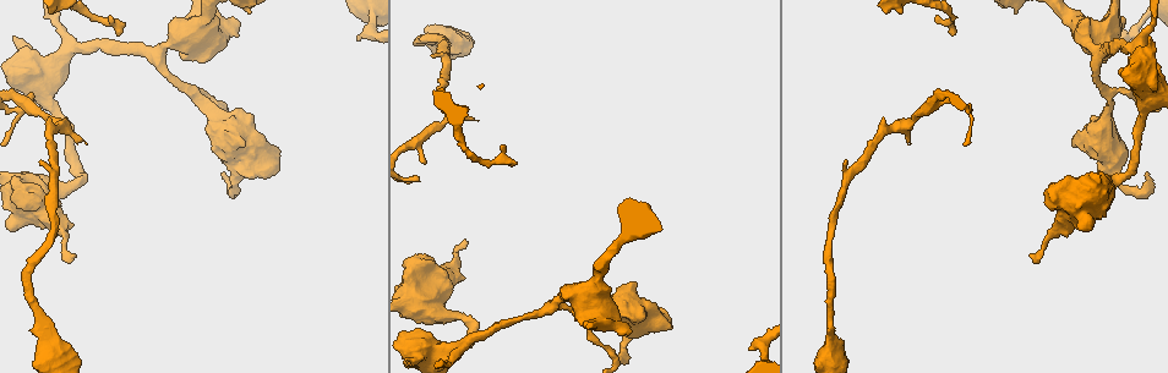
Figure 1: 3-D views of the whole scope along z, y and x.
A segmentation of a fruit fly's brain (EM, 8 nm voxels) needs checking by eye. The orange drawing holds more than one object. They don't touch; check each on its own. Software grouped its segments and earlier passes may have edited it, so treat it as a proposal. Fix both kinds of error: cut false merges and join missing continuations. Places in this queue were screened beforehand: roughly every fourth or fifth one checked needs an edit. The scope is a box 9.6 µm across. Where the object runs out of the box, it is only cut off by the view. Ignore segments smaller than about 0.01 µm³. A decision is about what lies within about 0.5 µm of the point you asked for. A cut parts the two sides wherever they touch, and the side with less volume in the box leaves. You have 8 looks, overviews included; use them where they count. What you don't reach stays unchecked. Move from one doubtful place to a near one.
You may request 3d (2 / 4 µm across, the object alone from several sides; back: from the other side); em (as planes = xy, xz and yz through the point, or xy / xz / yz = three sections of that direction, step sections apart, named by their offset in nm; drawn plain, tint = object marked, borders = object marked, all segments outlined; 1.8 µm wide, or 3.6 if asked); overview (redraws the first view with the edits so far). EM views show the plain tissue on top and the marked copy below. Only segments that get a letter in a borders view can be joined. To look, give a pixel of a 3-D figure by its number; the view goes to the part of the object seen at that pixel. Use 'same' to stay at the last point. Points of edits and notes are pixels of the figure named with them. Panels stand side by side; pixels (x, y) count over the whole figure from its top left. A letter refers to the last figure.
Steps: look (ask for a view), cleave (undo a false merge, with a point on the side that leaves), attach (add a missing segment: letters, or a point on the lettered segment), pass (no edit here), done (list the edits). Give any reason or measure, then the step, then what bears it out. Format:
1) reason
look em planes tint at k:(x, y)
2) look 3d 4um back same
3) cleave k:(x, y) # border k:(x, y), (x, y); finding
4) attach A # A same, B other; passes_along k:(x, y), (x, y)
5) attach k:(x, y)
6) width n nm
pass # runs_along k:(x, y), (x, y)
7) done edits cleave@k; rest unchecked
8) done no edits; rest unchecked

thin end
look em xy step 16 tint at 1:(110, 19)

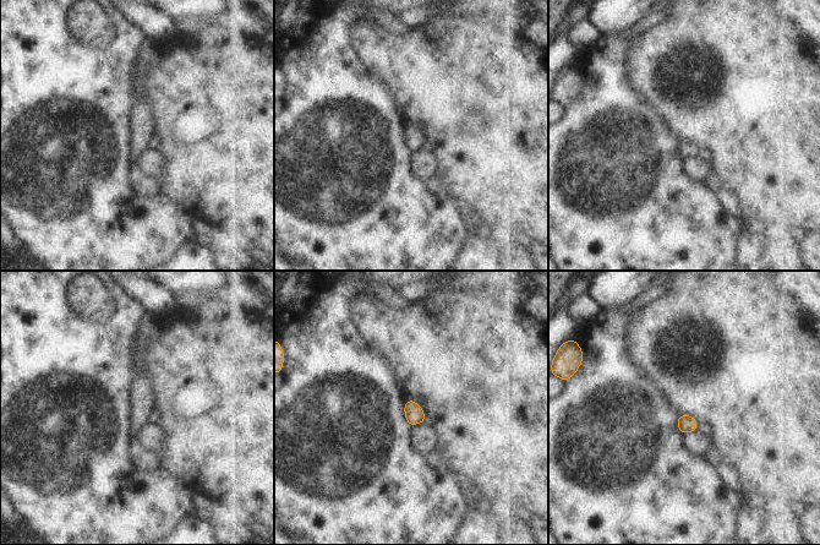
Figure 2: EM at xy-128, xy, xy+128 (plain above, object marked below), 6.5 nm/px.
see the neighbours
look em xy step 16 borders same

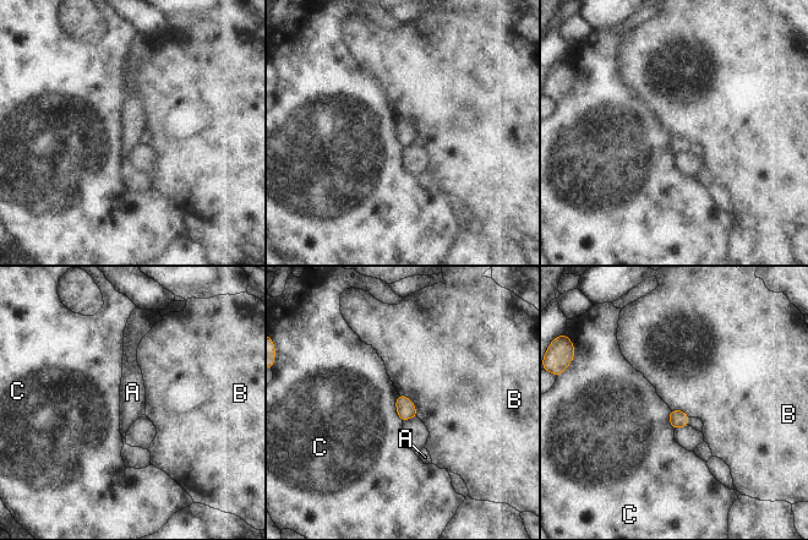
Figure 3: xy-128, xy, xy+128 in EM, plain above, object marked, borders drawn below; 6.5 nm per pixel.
pass # A other, B other, C other; none of them fits

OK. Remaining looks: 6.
an open end
look 3d 4um at 1:(1145, 175)

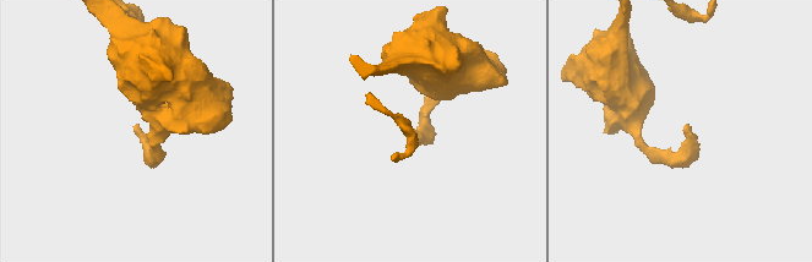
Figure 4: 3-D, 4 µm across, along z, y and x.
look em 3.6um planes borders at 4:(136, 125)

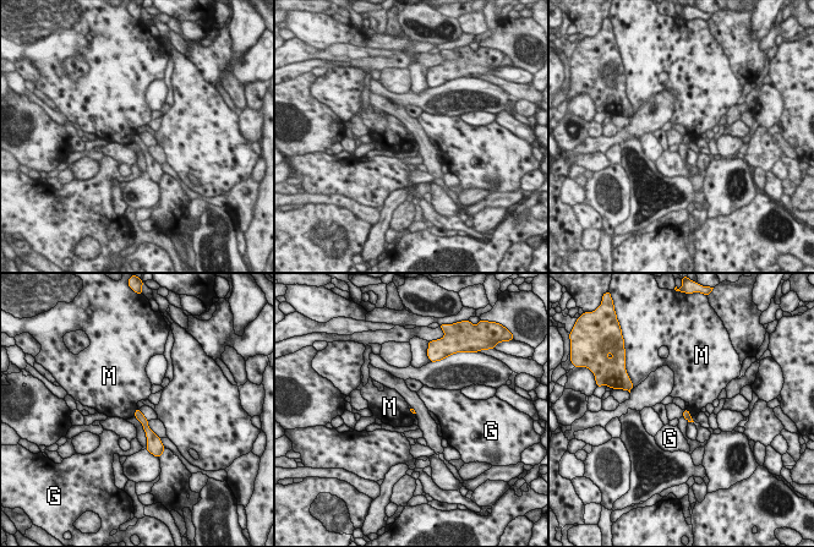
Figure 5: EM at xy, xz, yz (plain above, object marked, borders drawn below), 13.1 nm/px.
pass # G other, M other; runs_along 5:(137, 414), (156, 439); no lettered segment goes on from it

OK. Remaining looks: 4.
free end
look 3d 2um at 1:(87, 143)

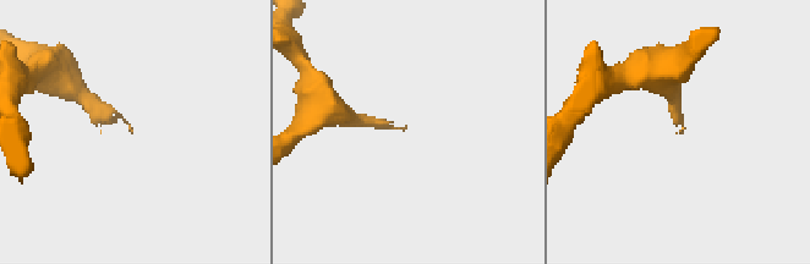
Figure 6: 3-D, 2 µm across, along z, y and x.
now the EM
look em xz step 8 tint at 6:(681, 133)

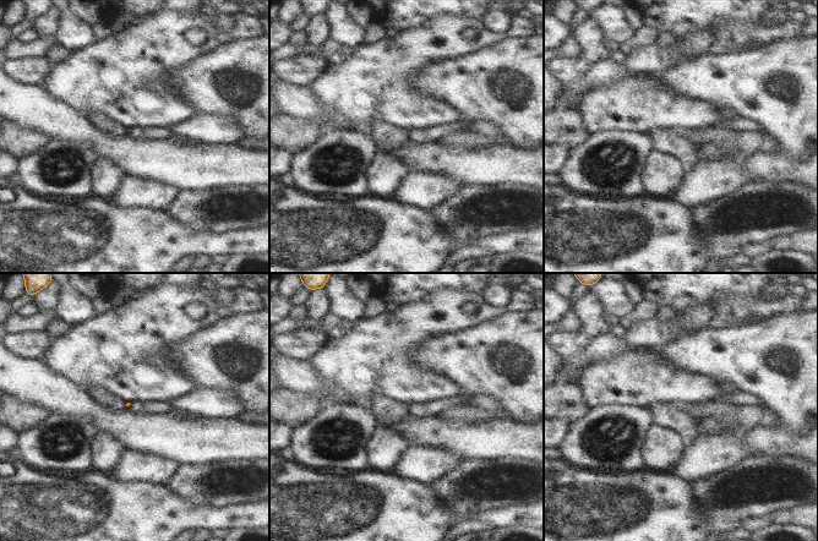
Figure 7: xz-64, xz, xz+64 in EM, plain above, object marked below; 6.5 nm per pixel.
look em planes borders same

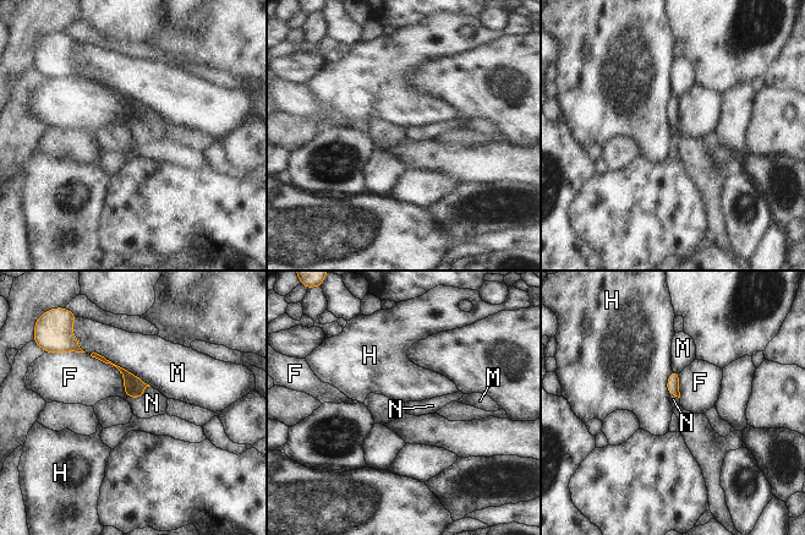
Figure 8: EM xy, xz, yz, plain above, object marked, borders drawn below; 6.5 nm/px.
attach N # F other, H other, M other, N same; passes_along 8:(133, 387), (140, 397), (152, 403); it goes on there

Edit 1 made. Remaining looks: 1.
done edits attach@8; rest unchecked

